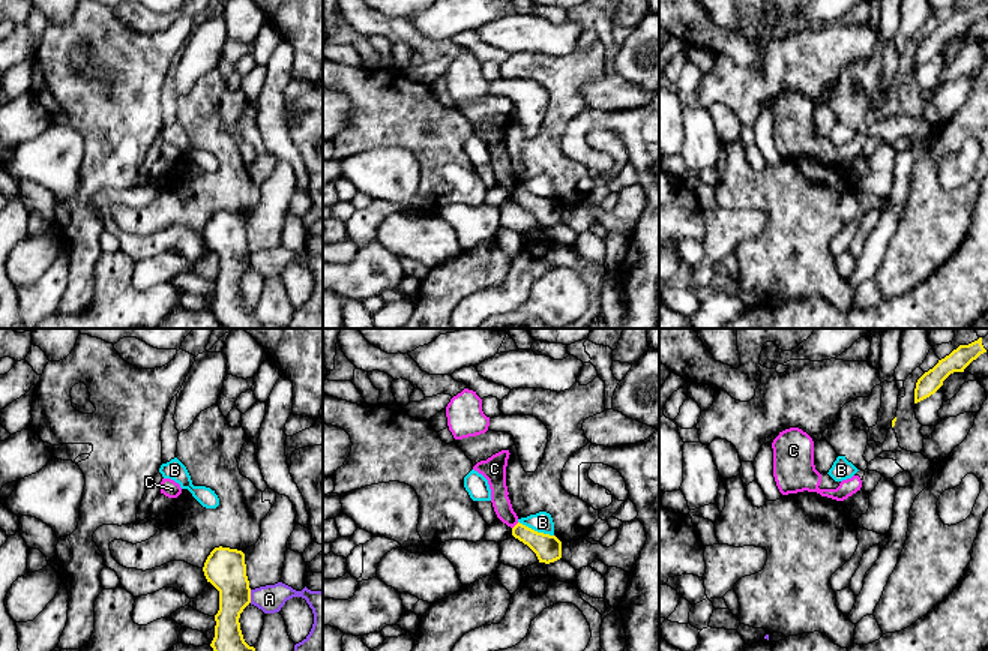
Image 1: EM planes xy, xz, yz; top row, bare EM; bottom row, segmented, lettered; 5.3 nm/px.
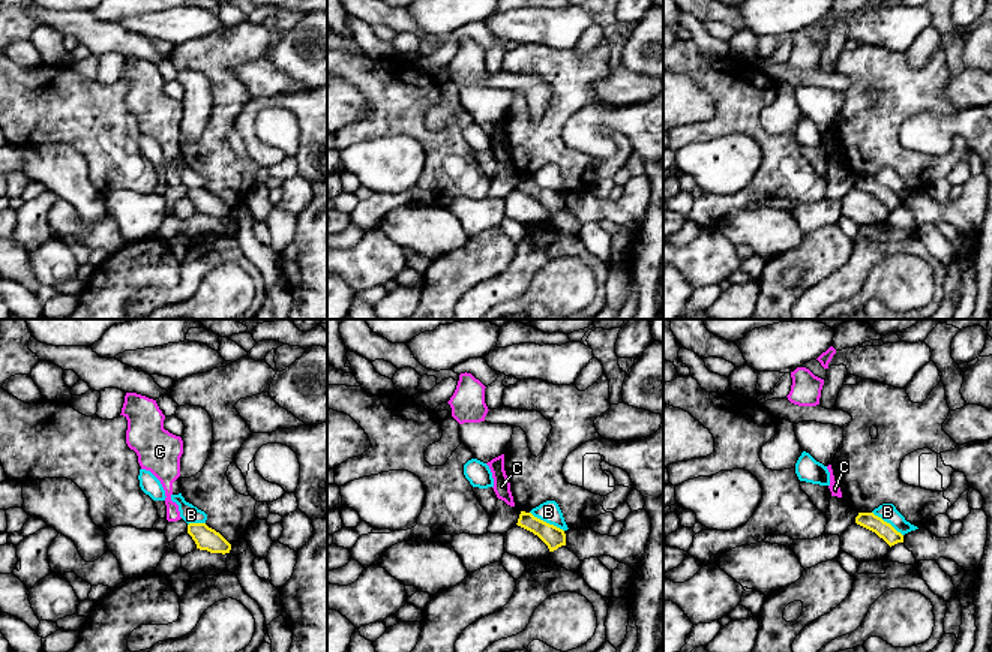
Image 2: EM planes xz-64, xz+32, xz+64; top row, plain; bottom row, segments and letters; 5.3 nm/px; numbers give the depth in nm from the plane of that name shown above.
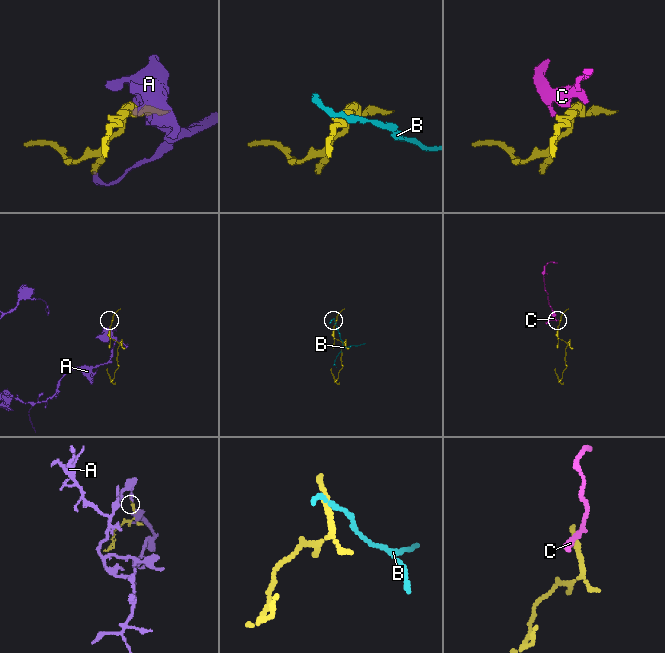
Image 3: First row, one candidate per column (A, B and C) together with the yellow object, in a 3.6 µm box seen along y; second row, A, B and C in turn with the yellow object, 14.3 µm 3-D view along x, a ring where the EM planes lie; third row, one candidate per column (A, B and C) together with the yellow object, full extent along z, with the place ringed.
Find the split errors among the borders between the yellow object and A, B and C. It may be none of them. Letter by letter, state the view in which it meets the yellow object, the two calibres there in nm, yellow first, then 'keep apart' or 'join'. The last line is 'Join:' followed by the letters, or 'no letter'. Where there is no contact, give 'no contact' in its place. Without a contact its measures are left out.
A: xy | 220/150 nm | keep apart
B: xz | 140/110 nm | keep apart
C: xz | 140/100 nm | keep apart
Join: no letter

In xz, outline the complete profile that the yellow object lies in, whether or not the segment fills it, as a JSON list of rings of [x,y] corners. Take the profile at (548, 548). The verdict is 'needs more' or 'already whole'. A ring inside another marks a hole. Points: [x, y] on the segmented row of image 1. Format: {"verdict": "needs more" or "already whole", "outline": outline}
{"verdict": "already whole", "outline": [[[520,522],[512,528],[512,536],[527,544],[539,562],[550,564],[562,558],[562,542],[556,536],[538,532]]]}

